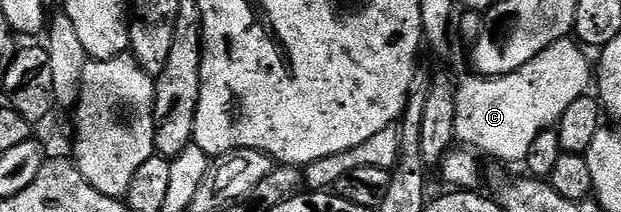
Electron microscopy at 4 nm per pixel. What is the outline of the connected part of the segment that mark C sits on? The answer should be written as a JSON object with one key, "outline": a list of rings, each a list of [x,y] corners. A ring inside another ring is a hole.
{"outline":[[[570,38],[558,39],[556,43],[549,45],[549,49],[533,57],[529,65],[521,65],[521,69],[508,75],[480,77],[468,73],[459,77],[455,93],[456,140],[480,156],[492,155],[495,158],[493,160],[504,164],[522,164],[538,135],[554,128],[565,109],[569,109],[573,101],[592,90],[593,63],[592,60],[591,63],[587,60],[586,53],[588,54],[578,42]]]}

